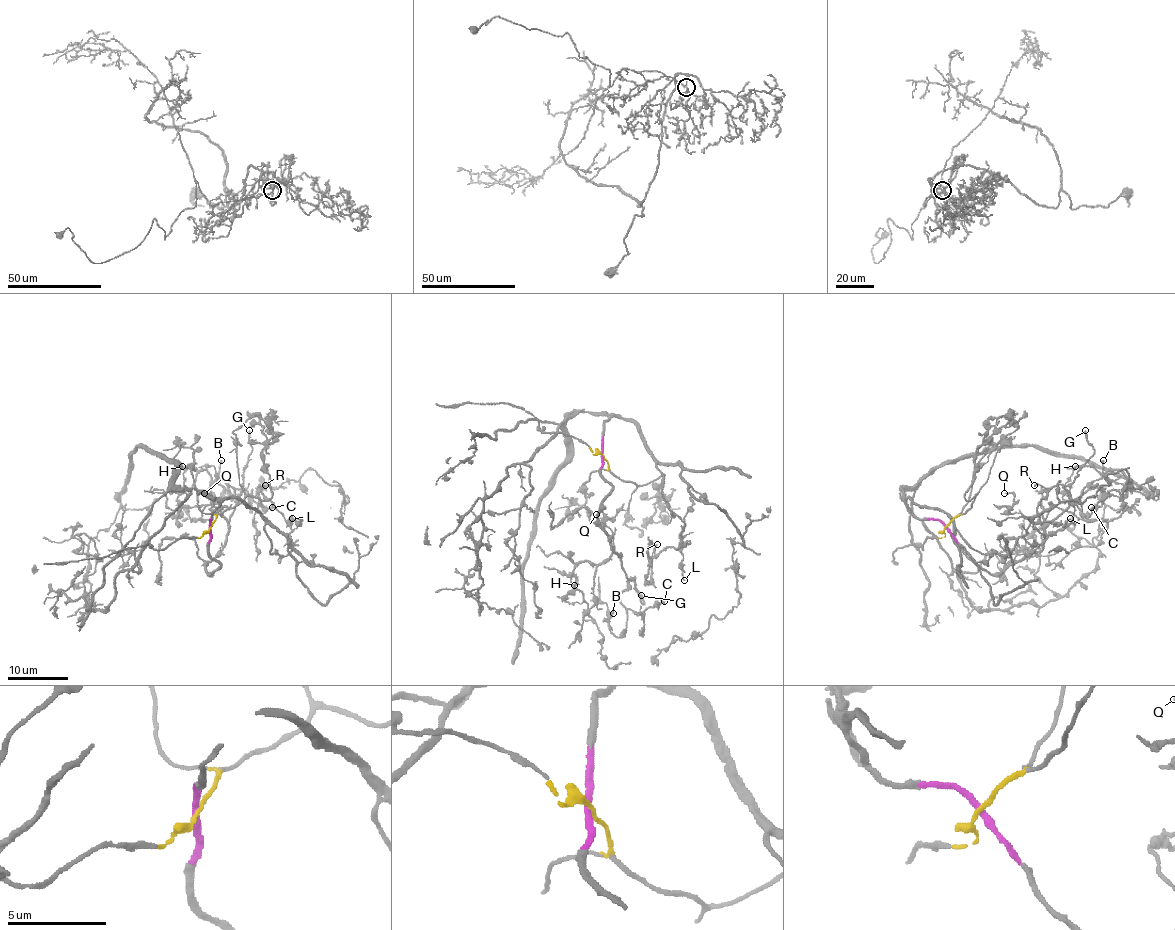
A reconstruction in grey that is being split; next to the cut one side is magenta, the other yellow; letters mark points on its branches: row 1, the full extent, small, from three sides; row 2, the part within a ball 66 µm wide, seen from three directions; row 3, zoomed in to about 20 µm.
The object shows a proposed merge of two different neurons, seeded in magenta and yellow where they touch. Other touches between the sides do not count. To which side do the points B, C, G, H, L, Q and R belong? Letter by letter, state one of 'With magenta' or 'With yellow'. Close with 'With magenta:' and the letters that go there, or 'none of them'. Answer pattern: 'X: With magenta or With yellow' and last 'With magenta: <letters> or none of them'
B: With magenta
C: With magenta
G: With magenta
H: With magenta
L: With magenta
Q: With magenta
R: With magenta
With magenta: B, C, G, H, L, Q, R

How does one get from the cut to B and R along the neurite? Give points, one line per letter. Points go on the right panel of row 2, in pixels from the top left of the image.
B: (945, 526), (977, 566), (1001, 573), (1042, 549), (1045, 528), (1086, 487), (1122, 496), (1104, 460)
R: (945, 526), (918, 519), (906, 499), (939, 508), (980, 552), (1006, 555), (1039, 519), (1046, 490), (1034, 486)

